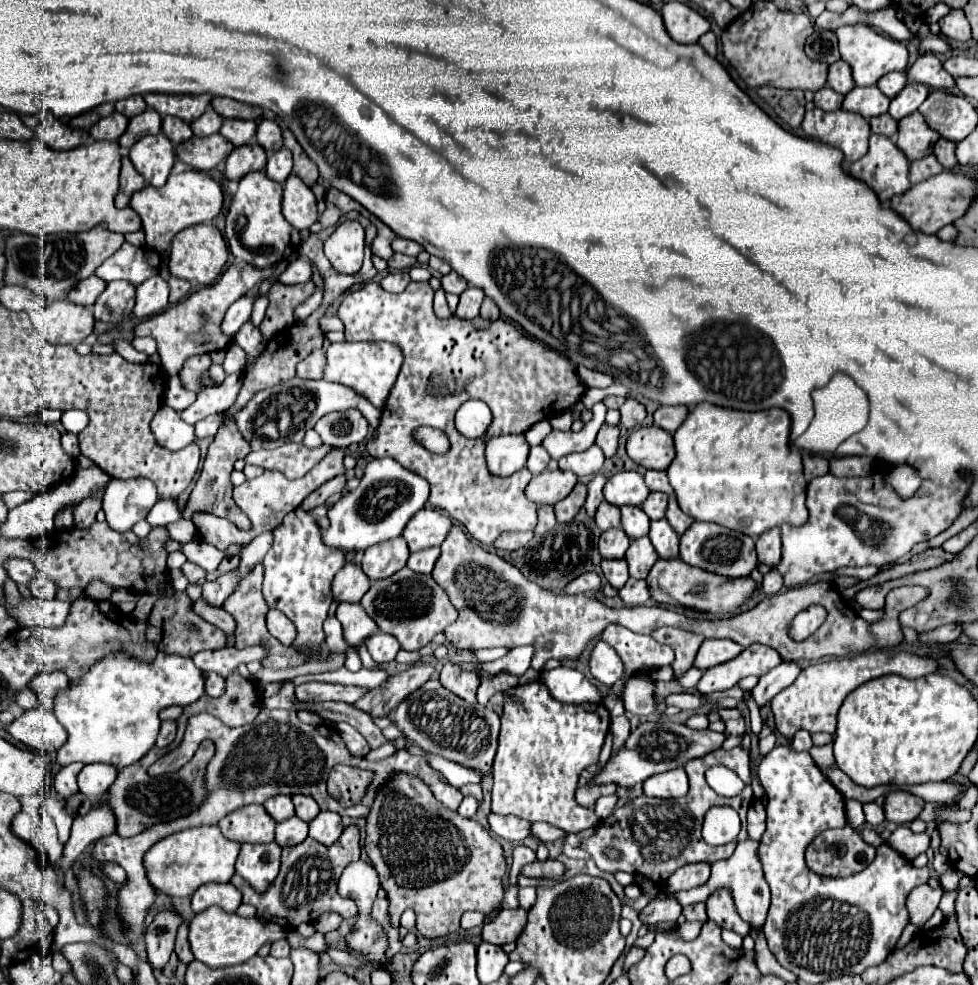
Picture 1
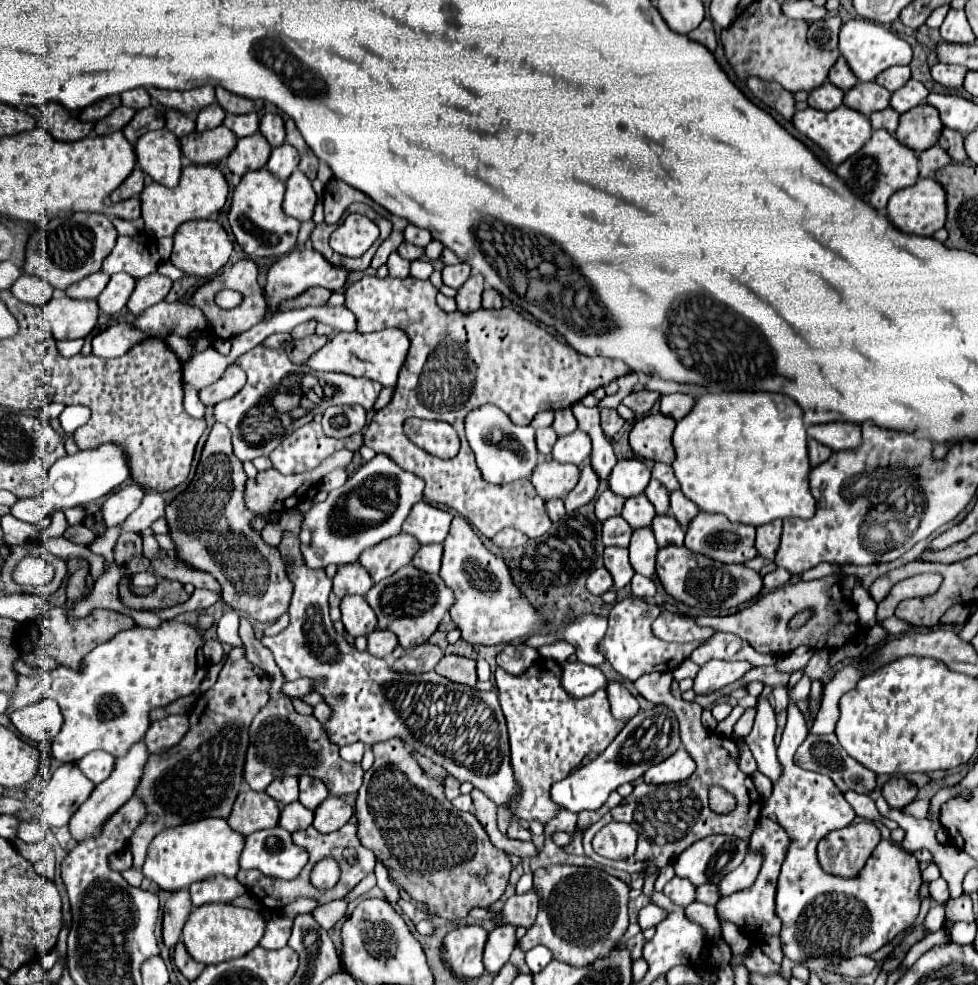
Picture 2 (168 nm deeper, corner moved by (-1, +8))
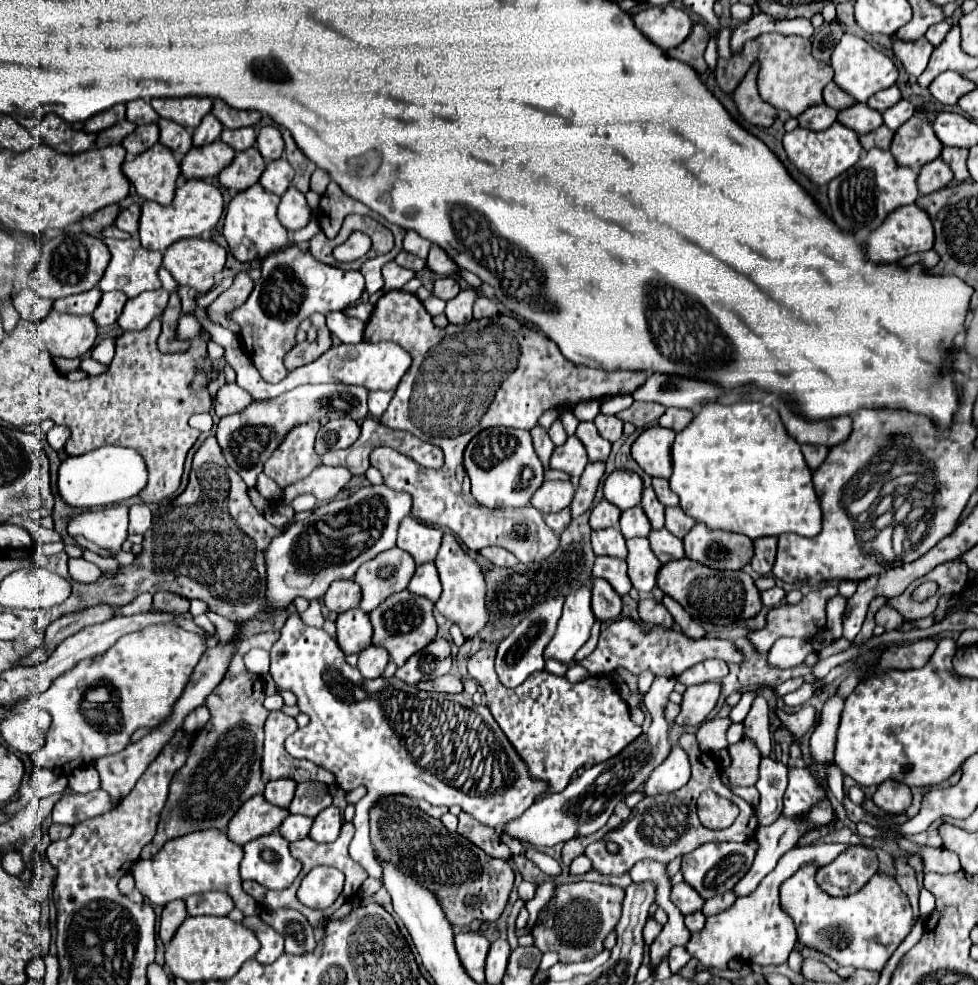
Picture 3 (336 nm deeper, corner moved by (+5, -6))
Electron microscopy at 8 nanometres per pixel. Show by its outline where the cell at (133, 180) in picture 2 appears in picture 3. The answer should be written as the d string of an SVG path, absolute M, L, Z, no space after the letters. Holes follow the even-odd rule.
M108 205L108 207L96 211L94 215L82 219L80 225L88 235L98 235L102 229L106 229L106 227L110 227L114 223L116 215L118 215L118 205Z

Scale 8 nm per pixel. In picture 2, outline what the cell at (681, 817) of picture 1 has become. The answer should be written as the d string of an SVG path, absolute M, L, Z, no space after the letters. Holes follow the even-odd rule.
M648 673L648 675L640 677L638 681L634 681L634 687L646 701L650 701L654 705L666 705L668 709L674 711L674 715L680 723L682 745L694 759L696 771L692 773L690 779L686 779L682 783L634 785L634 791L628 797L624 797L624 801L620 805L610 809L600 821L592 823L588 829L582 831L582 845L584 845L584 851L588 857L592 857L594 861L598 861L602 865L612 865L614 869L622 869L628 873L644 871L648 865L656 865L658 869L662 869L662 867L674 863L676 857L680 853L684 853L684 849L688 849L688 845L692 845L694 841L700 841L704 837L710 837L710 835L736 835L740 839L748 839L752 835L754 821L758 821L760 809L762 809L760 793L756 791L752 779L738 765L740 753L738 753L736 743L728 737L720 737L714 731L704 729L700 723L702 707L698 703L686 703L686 701L674 697L670 683L672 683L672 673ZM714 785L724 787L728 793L734 795L734 799L736 799L734 811L714 813L710 809L708 791ZM612 821L630 823L634 827L634 831L638 833L638 849L636 849L634 857L624 859L624 861L608 861L594 853L594 849L590 845L592 837L604 825L608 825Z

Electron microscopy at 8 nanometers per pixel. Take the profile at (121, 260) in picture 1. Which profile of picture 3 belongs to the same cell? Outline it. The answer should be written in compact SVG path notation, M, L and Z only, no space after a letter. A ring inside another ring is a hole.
M138 237L130 239L104 239L106 247L112 253L110 265L100 279L98 287L102 291L120 289L128 297L136 297L144 291L162 287L158 279L158 269L162 265L162 253L148 251L140 245ZM118 277L128 277L128 285L120 285Z

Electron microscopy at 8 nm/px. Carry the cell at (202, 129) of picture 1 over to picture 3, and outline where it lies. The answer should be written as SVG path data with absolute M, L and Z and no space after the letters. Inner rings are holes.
M208 113L202 119L202 123L194 129L194 147L202 147L206 143L216 141L220 133L222 133L222 123L212 113Z

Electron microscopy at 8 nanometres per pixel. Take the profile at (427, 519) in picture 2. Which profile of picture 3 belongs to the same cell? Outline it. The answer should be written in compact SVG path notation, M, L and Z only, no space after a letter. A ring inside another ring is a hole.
M414 517L402 519L400 529L398 529L398 547L408 551L414 557L416 565L434 561L440 549L440 541L442 541L440 529L420 523Z

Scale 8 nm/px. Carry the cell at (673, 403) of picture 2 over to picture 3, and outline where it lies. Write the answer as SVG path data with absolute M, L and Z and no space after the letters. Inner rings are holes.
M670 407L666 409L666 413L658 419L658 423L662 427L668 427L672 431L682 431L690 421L694 419L694 413L690 409L678 409L678 407Z

